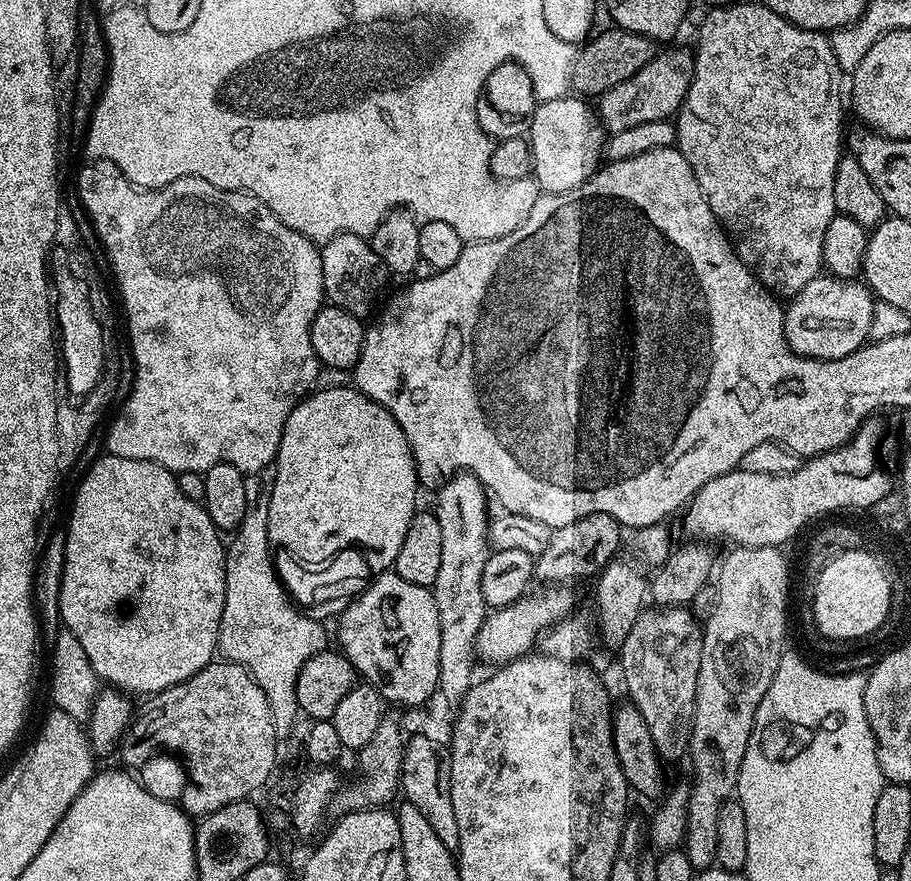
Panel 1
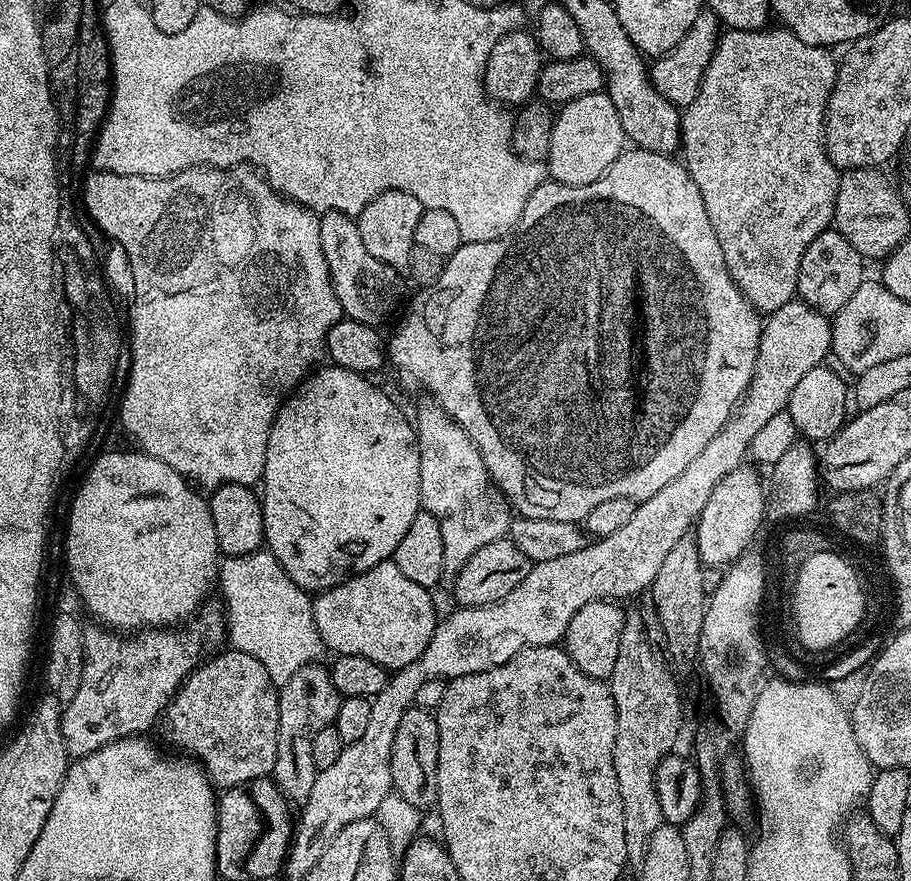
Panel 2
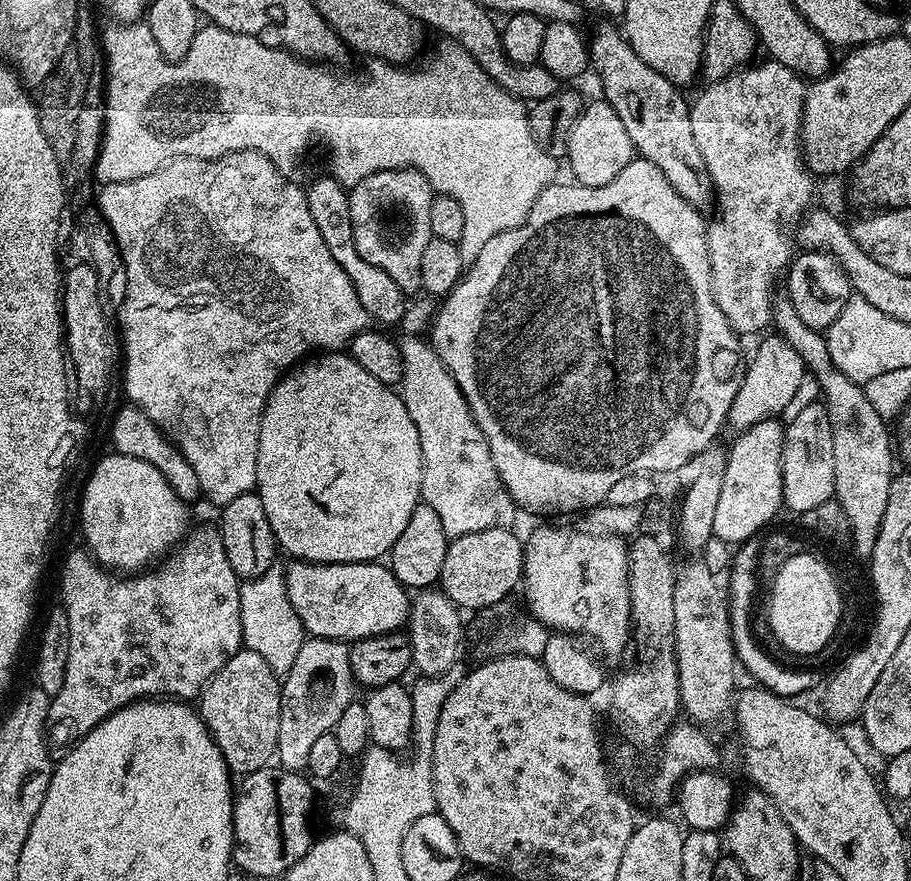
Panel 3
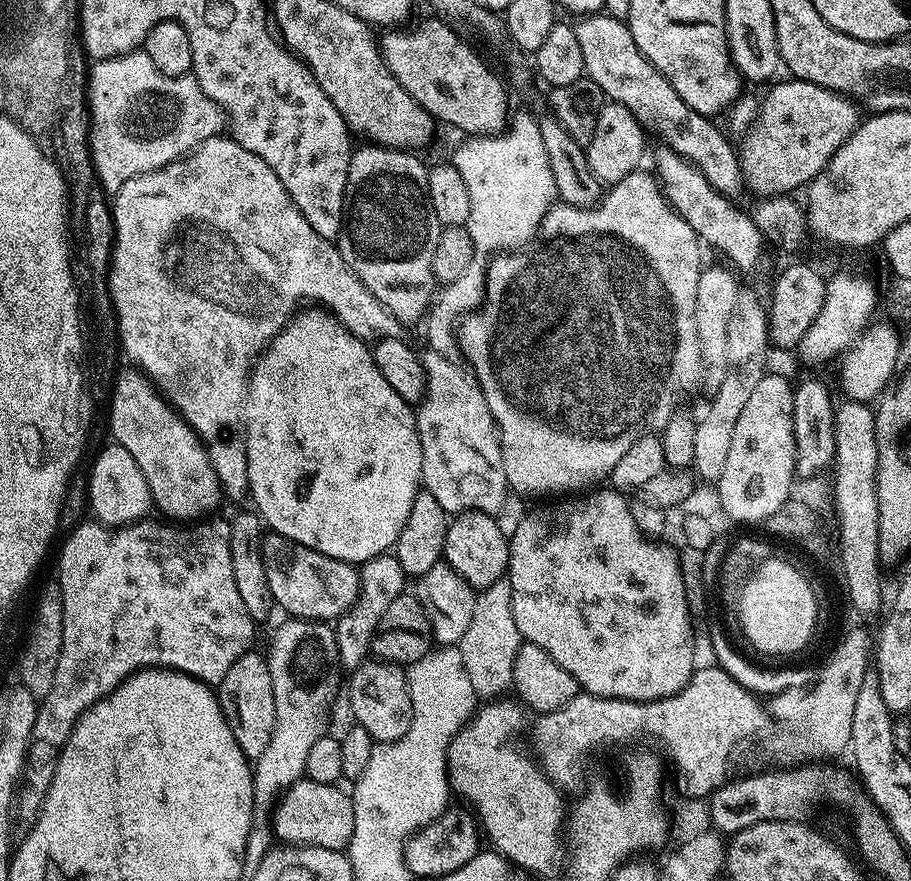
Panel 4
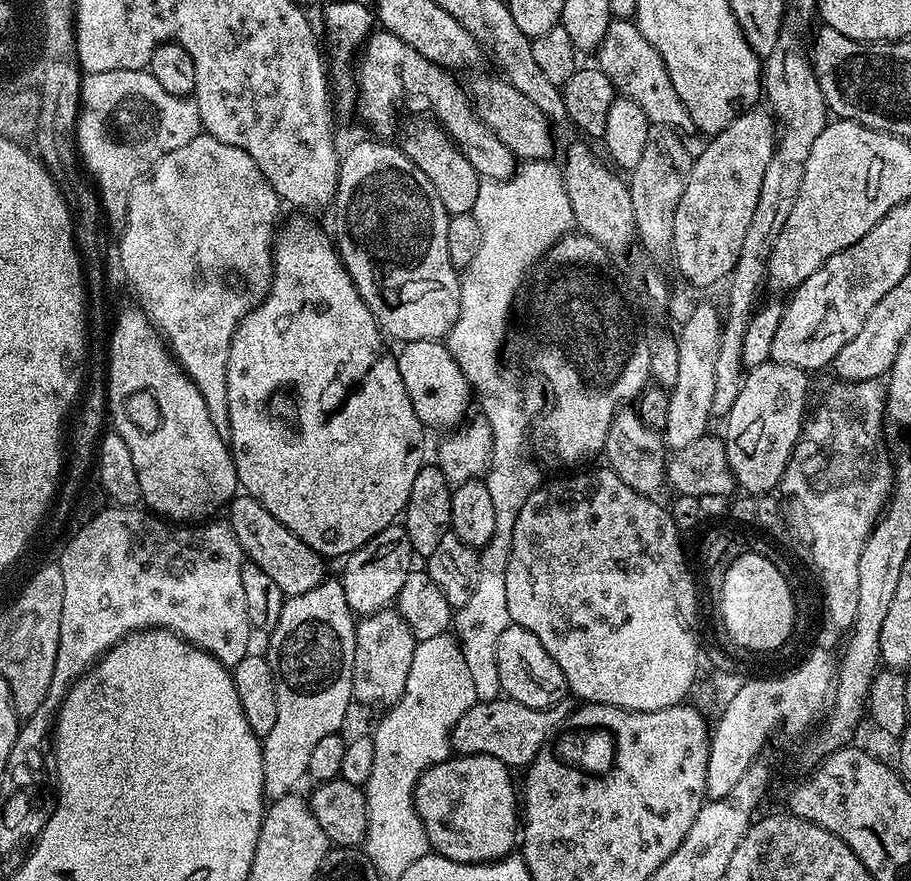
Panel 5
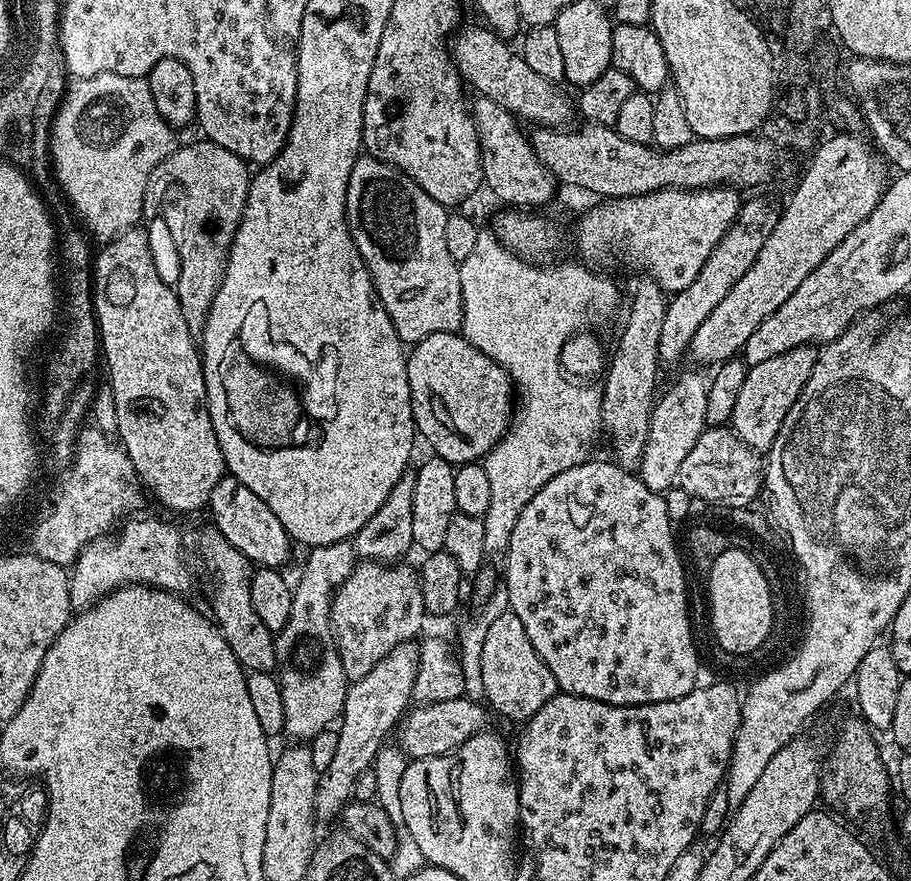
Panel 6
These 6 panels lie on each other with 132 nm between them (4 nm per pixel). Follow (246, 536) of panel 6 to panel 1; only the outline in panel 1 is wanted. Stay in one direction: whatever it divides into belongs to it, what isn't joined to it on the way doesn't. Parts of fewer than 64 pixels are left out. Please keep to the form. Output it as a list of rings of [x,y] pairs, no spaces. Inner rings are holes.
[[[385,570],[385,572],[382,573],[381,576],[376,577],[363,592],[351,597],[351,599],[343,605],[343,608],[344,613],[340,616],[340,629],[336,632],[337,638],[340,639],[338,648],[339,651],[344,653],[344,657],[356,667],[357,673],[359,673],[367,683],[371,684],[372,687],[380,693],[381,700],[387,702],[389,705],[404,704],[400,706],[403,706],[405,709],[427,705],[429,703],[427,700],[430,699],[431,696],[435,697],[437,695],[440,686],[438,670],[440,669],[440,647],[442,646],[440,627],[438,626],[438,606],[432,596],[431,588],[414,586],[414,582],[406,582],[406,578],[402,578],[396,571]]]

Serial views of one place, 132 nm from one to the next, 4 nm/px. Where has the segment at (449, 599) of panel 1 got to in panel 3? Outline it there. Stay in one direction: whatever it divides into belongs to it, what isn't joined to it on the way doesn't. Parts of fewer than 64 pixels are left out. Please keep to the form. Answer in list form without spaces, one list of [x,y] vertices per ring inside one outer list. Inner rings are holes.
[[[408,334],[399,341],[404,373],[398,385],[400,397],[404,400],[406,410],[410,410],[410,418],[414,418],[414,426],[418,426],[418,438],[422,442],[422,486],[420,495],[423,503],[436,511],[442,521],[442,530],[450,538],[462,534],[478,534],[478,530],[494,530],[495,528],[512,528],[515,525],[518,505],[506,490],[498,470],[494,466],[494,458],[490,454],[490,446],[448,367],[438,358],[427,339],[416,334]]]

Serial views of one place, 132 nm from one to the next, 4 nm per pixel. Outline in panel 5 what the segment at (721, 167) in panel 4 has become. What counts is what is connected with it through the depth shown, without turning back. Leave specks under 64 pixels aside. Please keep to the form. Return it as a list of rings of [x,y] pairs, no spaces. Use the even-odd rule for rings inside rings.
[[[613,20],[608,25],[604,41],[598,49],[598,66],[610,78],[617,93],[623,99],[638,102],[642,106],[642,114],[646,114],[649,125],[675,128],[684,134],[692,128],[692,119],[678,98],[678,90],[674,90],[674,82],[670,82],[670,74],[666,70],[666,62],[662,62],[662,54],[650,46],[650,42],[638,30],[632,20]]]

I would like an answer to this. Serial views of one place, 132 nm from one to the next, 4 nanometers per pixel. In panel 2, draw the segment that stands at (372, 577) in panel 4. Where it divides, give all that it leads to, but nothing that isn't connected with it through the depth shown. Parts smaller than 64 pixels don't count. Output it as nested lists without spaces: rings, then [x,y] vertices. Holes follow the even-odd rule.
[[[317,662],[302,666],[302,670],[298,670],[298,674],[294,674],[294,678],[290,678],[290,682],[279,685],[280,705],[278,706],[278,754],[274,758],[274,770],[271,779],[275,780],[278,790],[282,790],[282,794],[288,799],[289,805],[304,805],[310,796],[310,790],[313,789],[314,780],[318,769],[314,766],[313,743],[314,734],[318,734],[318,730],[322,730],[326,726],[336,723],[336,715],[340,709],[342,697],[338,694],[338,690],[332,681],[331,671],[327,667],[323,668],[323,663]]]

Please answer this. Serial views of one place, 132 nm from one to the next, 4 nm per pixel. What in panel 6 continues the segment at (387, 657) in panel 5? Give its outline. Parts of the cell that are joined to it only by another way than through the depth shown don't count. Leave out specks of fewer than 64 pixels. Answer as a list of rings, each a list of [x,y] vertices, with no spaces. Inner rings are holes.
[[[408,562],[357,563],[350,578],[346,578],[332,598],[332,629],[349,681],[366,678],[396,646],[415,641],[421,635],[426,613],[420,577],[415,567],[404,563]]]

